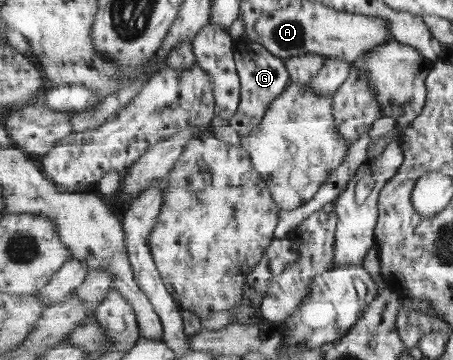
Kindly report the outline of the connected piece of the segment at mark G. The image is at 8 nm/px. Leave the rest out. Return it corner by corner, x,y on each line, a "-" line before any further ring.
247,37
235,40
236,66
240,73
241,101
235,117
230,121
232,127
242,138
248,137
263,122
269,106
292,81
286,60
273,55
263,44
251,41

